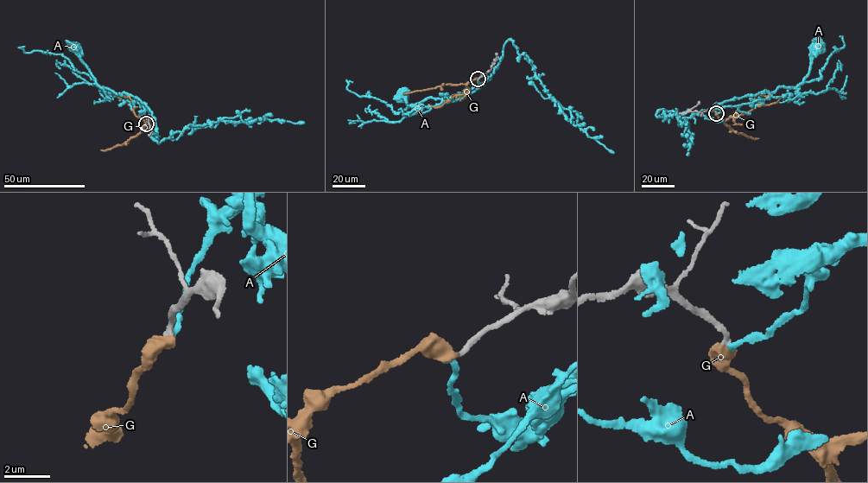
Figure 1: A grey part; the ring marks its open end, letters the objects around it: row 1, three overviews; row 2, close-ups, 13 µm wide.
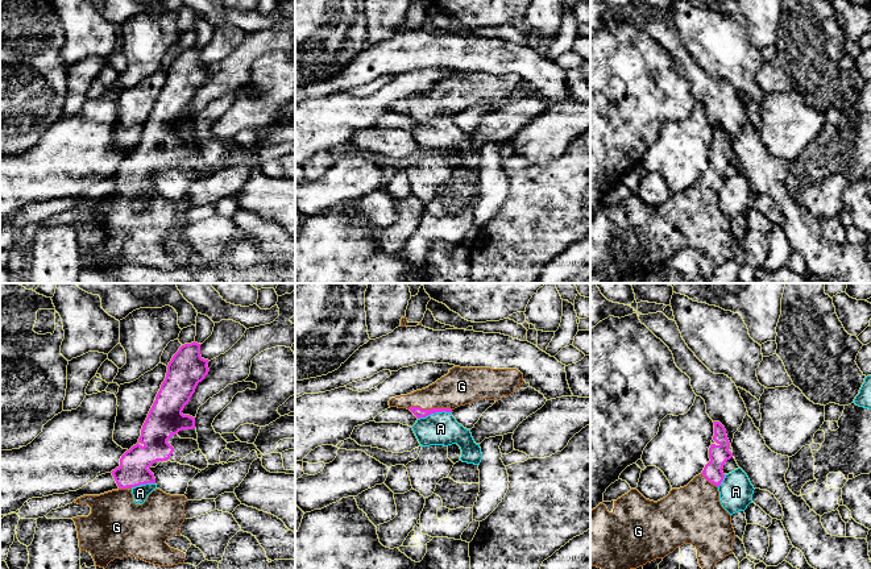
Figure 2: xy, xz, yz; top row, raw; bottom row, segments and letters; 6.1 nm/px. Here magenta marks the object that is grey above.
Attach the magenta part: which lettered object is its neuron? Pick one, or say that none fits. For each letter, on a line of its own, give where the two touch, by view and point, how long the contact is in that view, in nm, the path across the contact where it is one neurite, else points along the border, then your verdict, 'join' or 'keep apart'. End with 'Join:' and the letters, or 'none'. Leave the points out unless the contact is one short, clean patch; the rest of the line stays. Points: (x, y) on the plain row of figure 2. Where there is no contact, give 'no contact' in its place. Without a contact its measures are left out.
A: contact xz (434, 117); length 220 nm; border xz (451, 116), (435, 116), (418, 124); keep apart
G: contact xz (430, 115); length 280 nm; join
Join: G

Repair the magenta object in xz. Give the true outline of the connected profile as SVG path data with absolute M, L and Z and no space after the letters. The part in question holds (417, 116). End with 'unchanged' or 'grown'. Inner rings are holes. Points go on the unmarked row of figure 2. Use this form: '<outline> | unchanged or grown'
M455 71L428 92L391 103L389 111L407 113L420 124L435 117L452 117L481 104L497 107L514 99L523 87L523 79L517 74Z | grown

